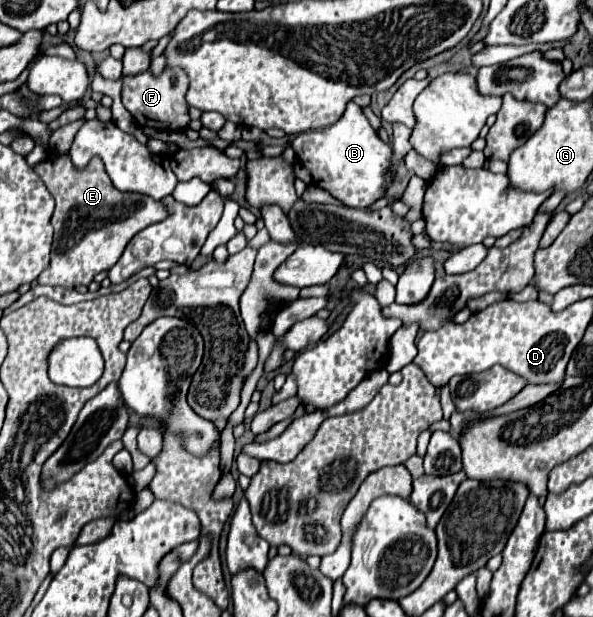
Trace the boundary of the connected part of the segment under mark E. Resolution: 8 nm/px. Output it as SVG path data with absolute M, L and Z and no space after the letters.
M52 152L48 160L38 164L34 170L56 200L56 210L52 216L54 252L50 266L42 272L38 284L52 284L64 288L74 288L78 284L88 286L98 272L110 270L118 262L134 234L168 216L168 210L162 202L156 202L144 194L116 190L110 178L104 176L106 172L98 158L92 160L90 168L78 172L76 168L72 168L68 154L56 156Z

